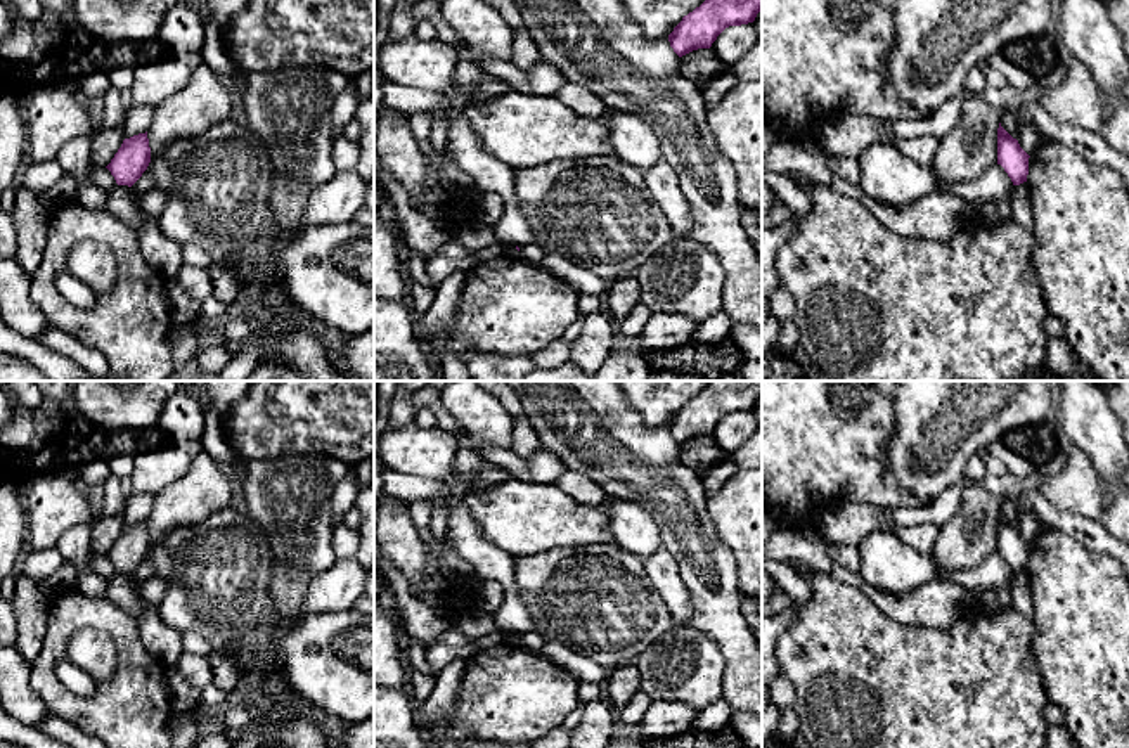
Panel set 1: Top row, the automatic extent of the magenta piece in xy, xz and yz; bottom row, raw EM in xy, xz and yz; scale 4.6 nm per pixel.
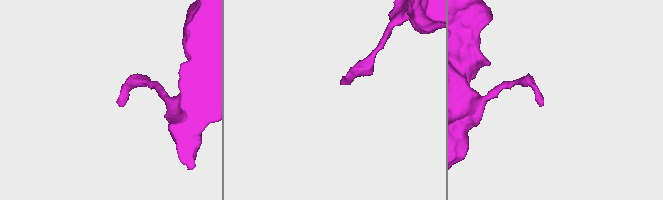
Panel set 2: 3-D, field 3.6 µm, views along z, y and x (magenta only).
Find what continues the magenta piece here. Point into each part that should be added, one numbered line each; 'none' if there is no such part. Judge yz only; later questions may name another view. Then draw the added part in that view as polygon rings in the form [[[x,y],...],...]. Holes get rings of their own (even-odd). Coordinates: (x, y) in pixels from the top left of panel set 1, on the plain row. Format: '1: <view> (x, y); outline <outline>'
none

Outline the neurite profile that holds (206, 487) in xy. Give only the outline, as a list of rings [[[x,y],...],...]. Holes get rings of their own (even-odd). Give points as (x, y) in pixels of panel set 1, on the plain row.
[[[199,454],[190,468],[154,499],[147,518],[151,551],[203,525],[211,513],[237,502],[232,476],[208,454]]]

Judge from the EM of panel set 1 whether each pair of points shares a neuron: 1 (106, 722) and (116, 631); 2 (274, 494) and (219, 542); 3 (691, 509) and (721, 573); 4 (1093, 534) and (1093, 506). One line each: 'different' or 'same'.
1: same
2: different
3: same
4: different

